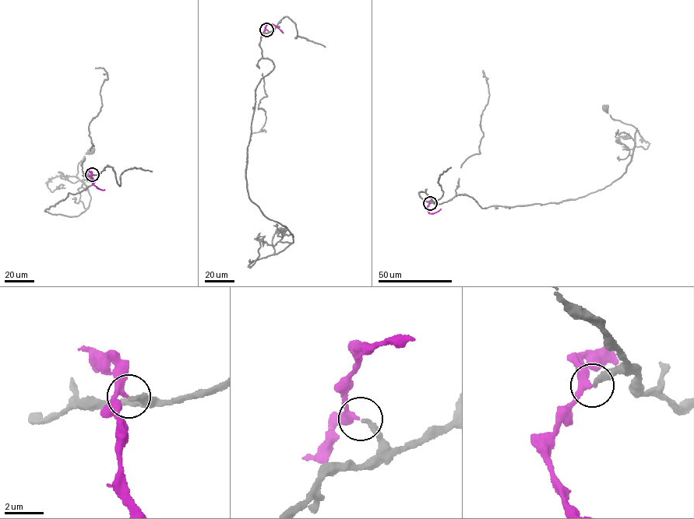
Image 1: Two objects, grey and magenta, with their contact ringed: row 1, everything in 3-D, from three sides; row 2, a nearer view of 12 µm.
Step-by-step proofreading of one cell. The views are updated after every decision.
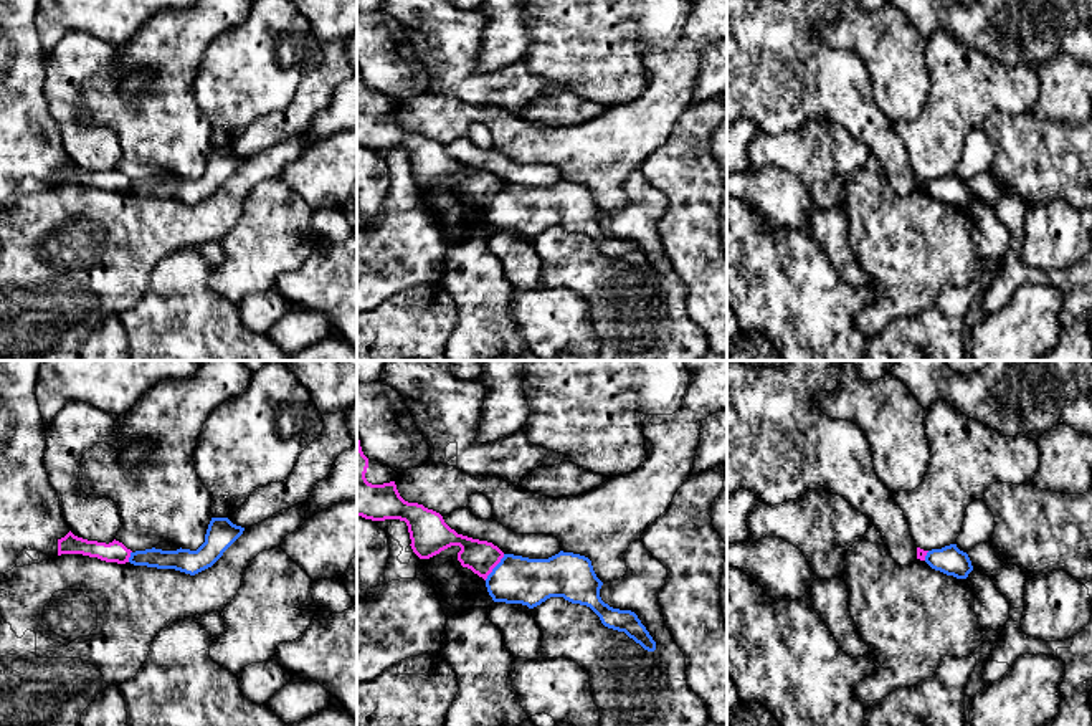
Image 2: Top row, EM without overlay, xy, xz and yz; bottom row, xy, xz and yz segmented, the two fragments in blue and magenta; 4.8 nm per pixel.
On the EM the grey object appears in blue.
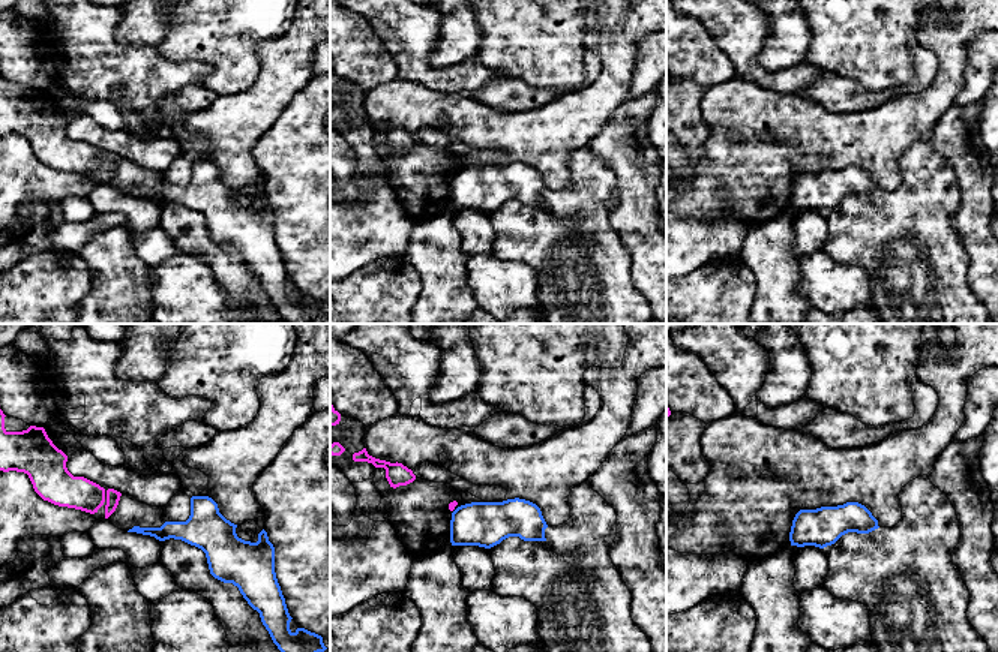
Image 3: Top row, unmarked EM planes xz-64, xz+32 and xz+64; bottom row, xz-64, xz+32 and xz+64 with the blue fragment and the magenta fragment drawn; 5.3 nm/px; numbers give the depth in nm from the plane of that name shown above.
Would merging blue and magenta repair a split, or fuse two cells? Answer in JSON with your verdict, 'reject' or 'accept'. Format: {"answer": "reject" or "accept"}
{"answer": "reject"}

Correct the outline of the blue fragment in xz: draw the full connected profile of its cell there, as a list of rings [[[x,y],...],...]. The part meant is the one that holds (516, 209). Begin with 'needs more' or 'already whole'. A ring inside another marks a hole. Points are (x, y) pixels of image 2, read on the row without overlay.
already whole | [[[563,182],[548,189],[504,184],[486,208],[494,232],[522,233],[534,238],[550,227],[590,236],[608,258],[624,261],[644,279],[654,281],[656,271],[631,240],[613,238],[600,227],[603,212],[585,185]]]

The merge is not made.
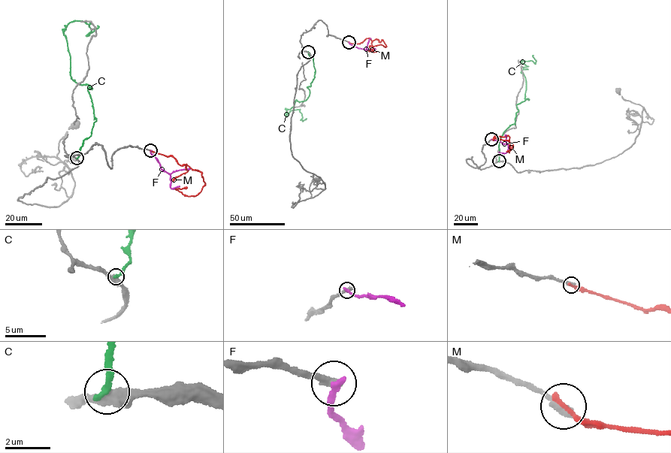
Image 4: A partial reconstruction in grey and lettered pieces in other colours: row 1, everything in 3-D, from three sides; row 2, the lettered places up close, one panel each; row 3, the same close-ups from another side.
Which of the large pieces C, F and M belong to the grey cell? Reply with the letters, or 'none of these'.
none of these

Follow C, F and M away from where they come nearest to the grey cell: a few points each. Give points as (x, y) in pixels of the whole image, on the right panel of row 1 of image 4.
C: (499, 161), (501, 137), (515, 122), (518, 104), (528, 100), (521, 61), (535, 63), (533, 55)
F: (491, 139), (508, 145), (506, 152), (499, 152)
M: (491, 139), (500, 136), (499, 139), (509, 140), (509, 152), (507, 151), (513, 145)

